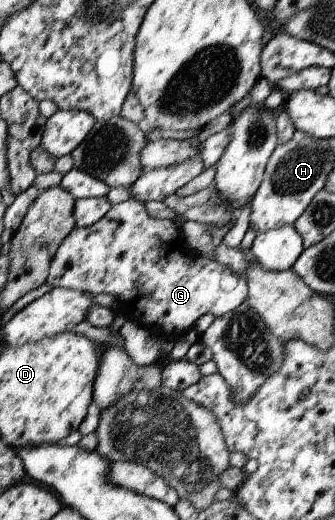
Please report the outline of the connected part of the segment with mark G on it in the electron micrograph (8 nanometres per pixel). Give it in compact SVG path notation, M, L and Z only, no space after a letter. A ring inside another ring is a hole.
M128 200L108 210L106 216L88 227L76 227L67 236L51 261L47 284L54 287L82 290L95 296L110 294L120 298L120 309L127 319L140 322L145 327L180 337L193 329L198 318L212 314L215 318L236 310L247 300L247 282L224 266L200 253L188 251L185 236L179 224L172 220L152 218L146 213L145 204Z

